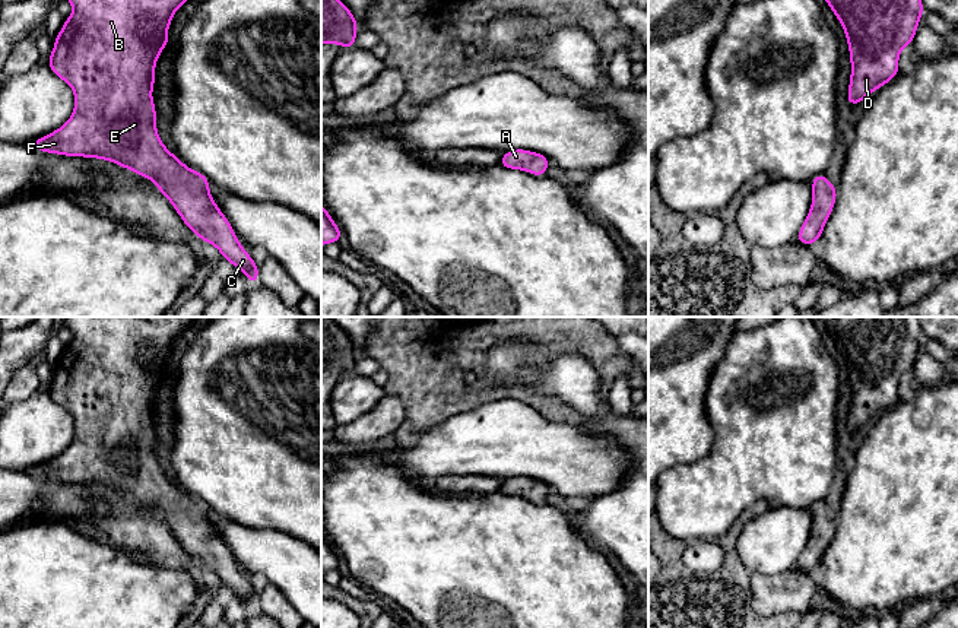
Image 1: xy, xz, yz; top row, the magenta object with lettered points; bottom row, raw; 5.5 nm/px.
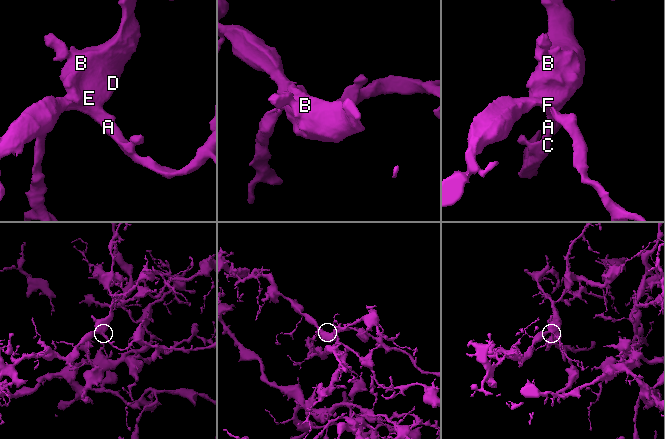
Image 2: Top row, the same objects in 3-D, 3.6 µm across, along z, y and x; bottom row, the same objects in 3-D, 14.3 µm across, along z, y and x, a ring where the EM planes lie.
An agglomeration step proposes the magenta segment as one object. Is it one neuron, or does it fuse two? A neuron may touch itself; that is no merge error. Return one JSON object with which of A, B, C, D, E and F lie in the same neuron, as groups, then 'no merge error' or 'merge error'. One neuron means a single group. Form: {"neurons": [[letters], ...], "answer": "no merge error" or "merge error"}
{"neurons": [["A", "B", "C", "D", "E", "F"]], "answer": "no merge error"}

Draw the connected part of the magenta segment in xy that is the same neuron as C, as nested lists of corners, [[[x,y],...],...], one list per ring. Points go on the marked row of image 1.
[[[69,0],[73,13],[55,37],[48,58],[51,72],[74,91],[74,111],[55,131],[35,139],[31,148],[64,156],[111,161],[149,178],[166,196],[177,213],[202,241],[215,245],[225,260],[258,285],[258,266],[240,244],[229,221],[209,193],[210,181],[190,169],[161,142],[152,99],[155,64],[164,47],[172,15],[185,0]]]

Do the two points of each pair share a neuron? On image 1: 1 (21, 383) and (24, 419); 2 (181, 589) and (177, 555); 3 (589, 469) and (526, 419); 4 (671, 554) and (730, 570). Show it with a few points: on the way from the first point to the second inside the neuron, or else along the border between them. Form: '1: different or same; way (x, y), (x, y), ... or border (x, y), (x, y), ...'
1: different; border (38, 387), (15, 402)
2: different; border (145, 560), (183, 568), (199, 593)
3: same; way (573, 460), (562, 456), (542, 435)
4: same; way (679, 571), (691, 583), (713, 583)

